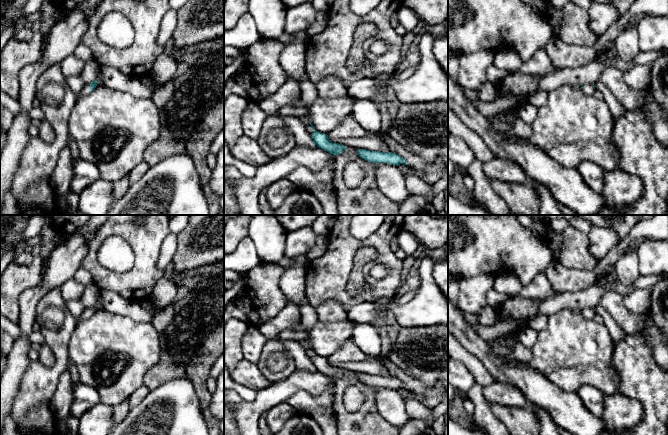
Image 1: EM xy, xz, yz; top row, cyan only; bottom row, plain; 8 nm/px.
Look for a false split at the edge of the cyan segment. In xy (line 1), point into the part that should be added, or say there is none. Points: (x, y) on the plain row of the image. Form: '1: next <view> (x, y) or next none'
1: next xy (85, 315)

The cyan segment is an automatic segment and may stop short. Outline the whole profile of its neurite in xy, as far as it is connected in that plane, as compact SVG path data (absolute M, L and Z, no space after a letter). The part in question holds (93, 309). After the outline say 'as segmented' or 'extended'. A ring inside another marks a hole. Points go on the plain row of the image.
M97 304L93 305L90 308L85 308L80 317L78 318L78 321L87 320L96 312L97 308L98 308Z; extended

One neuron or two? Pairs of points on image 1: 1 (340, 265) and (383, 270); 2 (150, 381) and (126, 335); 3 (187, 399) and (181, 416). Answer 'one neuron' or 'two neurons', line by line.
1: two neurons
2: two neurons
3: one neuron

